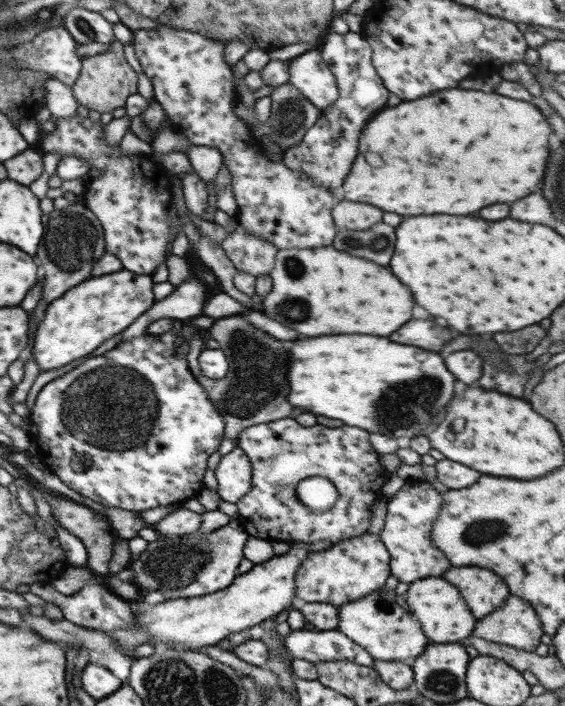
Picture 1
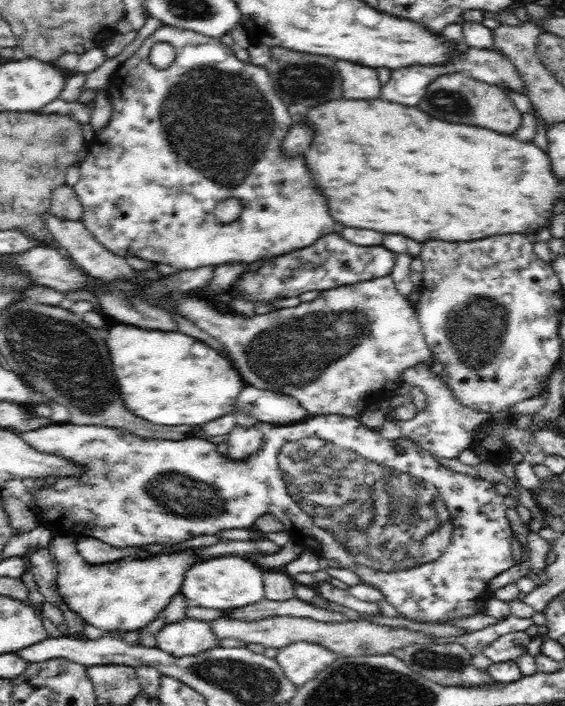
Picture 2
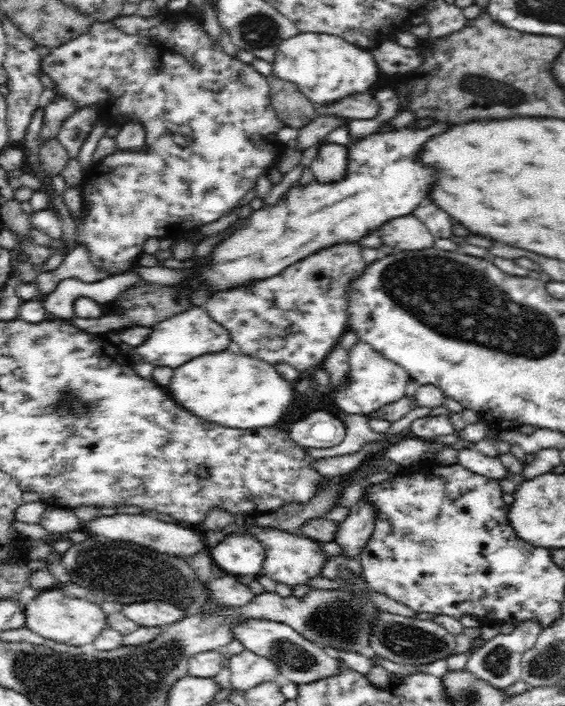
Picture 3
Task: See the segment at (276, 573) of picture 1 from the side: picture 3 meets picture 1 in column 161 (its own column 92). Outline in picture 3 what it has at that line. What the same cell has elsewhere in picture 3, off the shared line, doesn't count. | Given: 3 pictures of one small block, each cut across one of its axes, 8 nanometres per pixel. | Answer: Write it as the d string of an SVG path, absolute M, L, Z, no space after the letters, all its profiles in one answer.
M58 588L42 590L36 598L25 604L24 612L26 613L25 628L34 631L42 638L64 642L70 646L86 646L100 632L104 632L108 628L108 618L98 604L84 598L66 597Z

